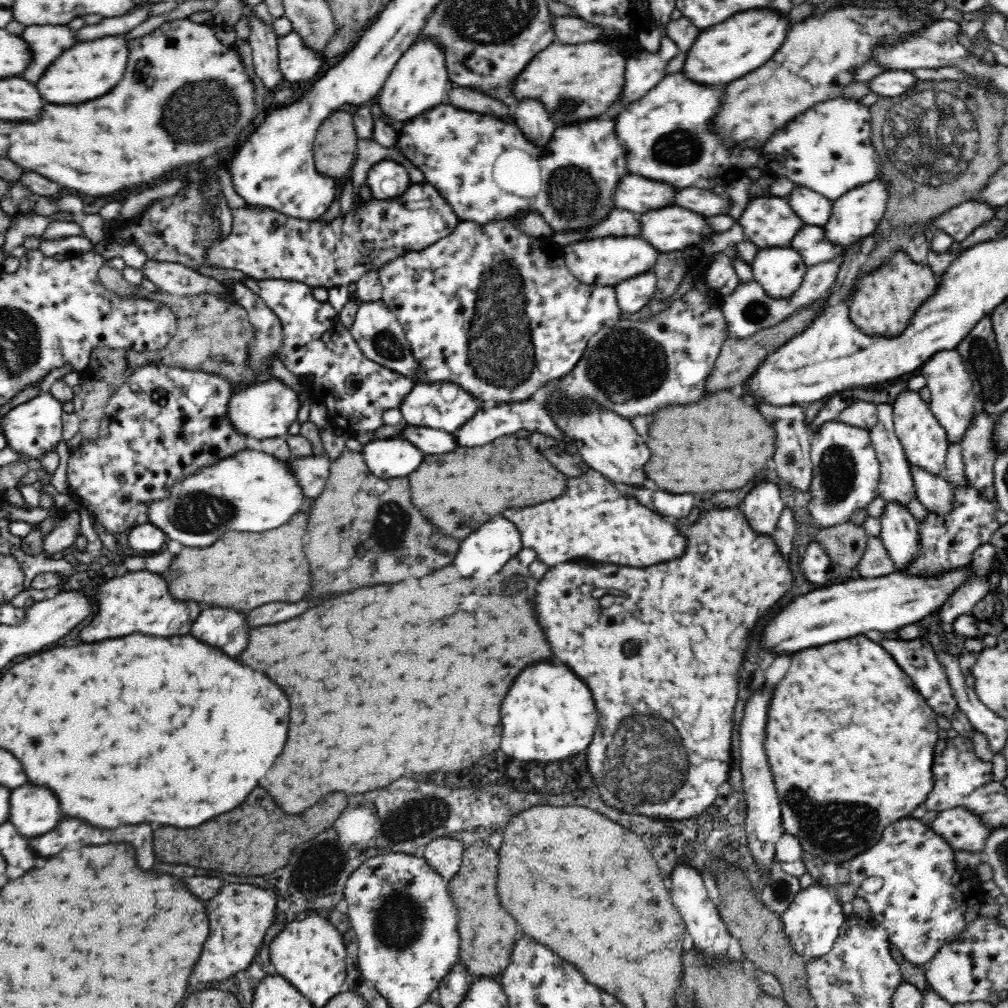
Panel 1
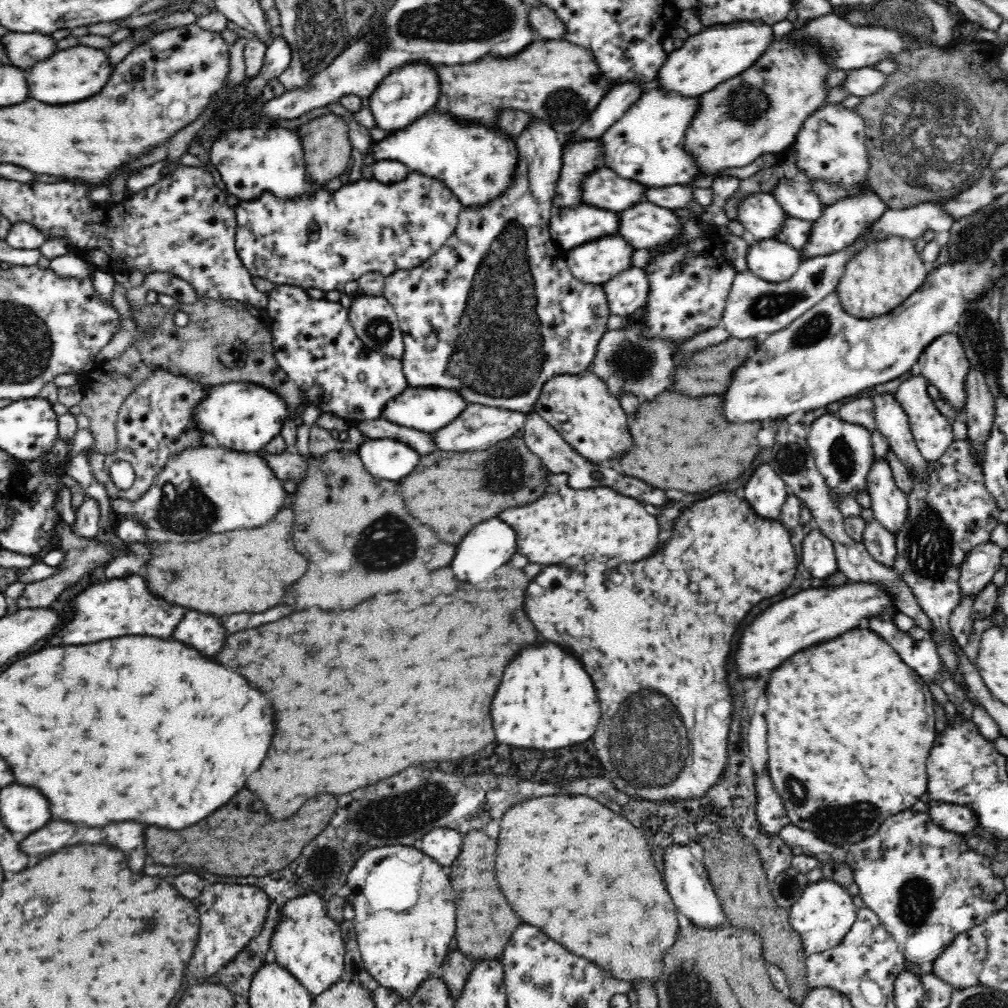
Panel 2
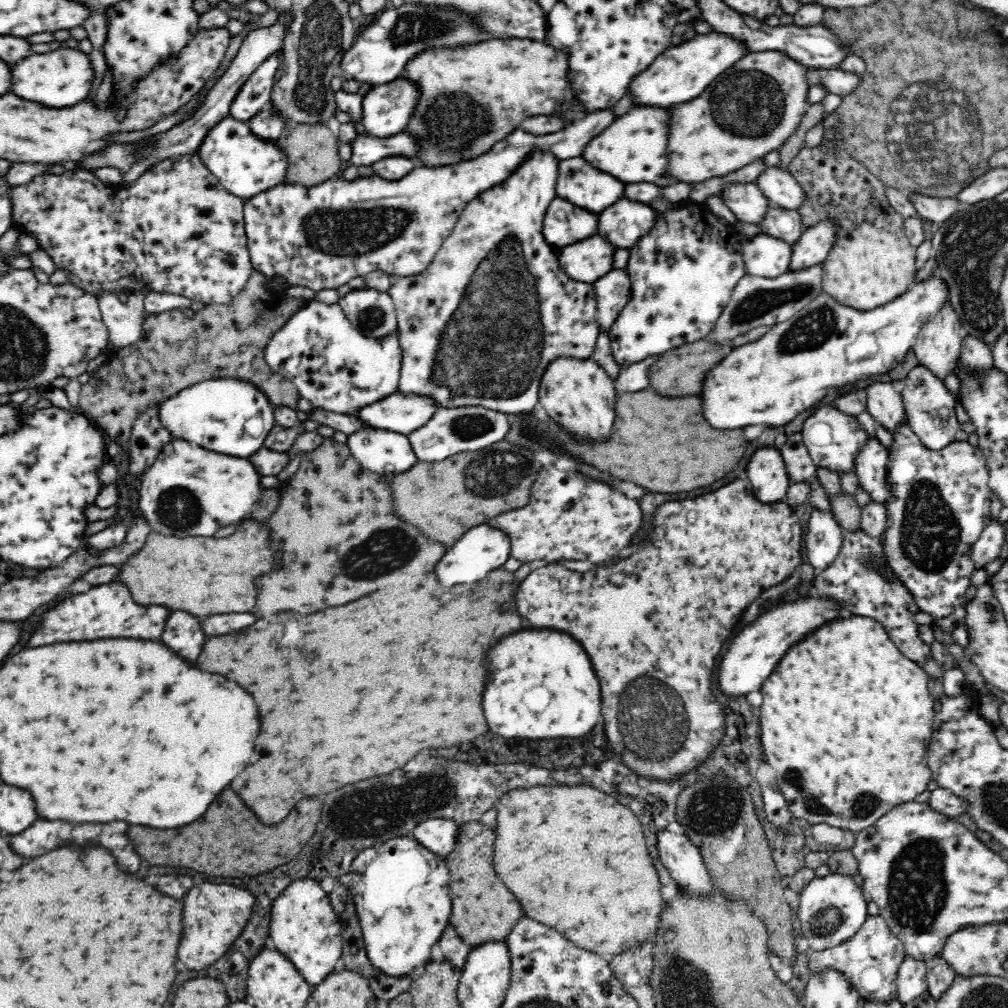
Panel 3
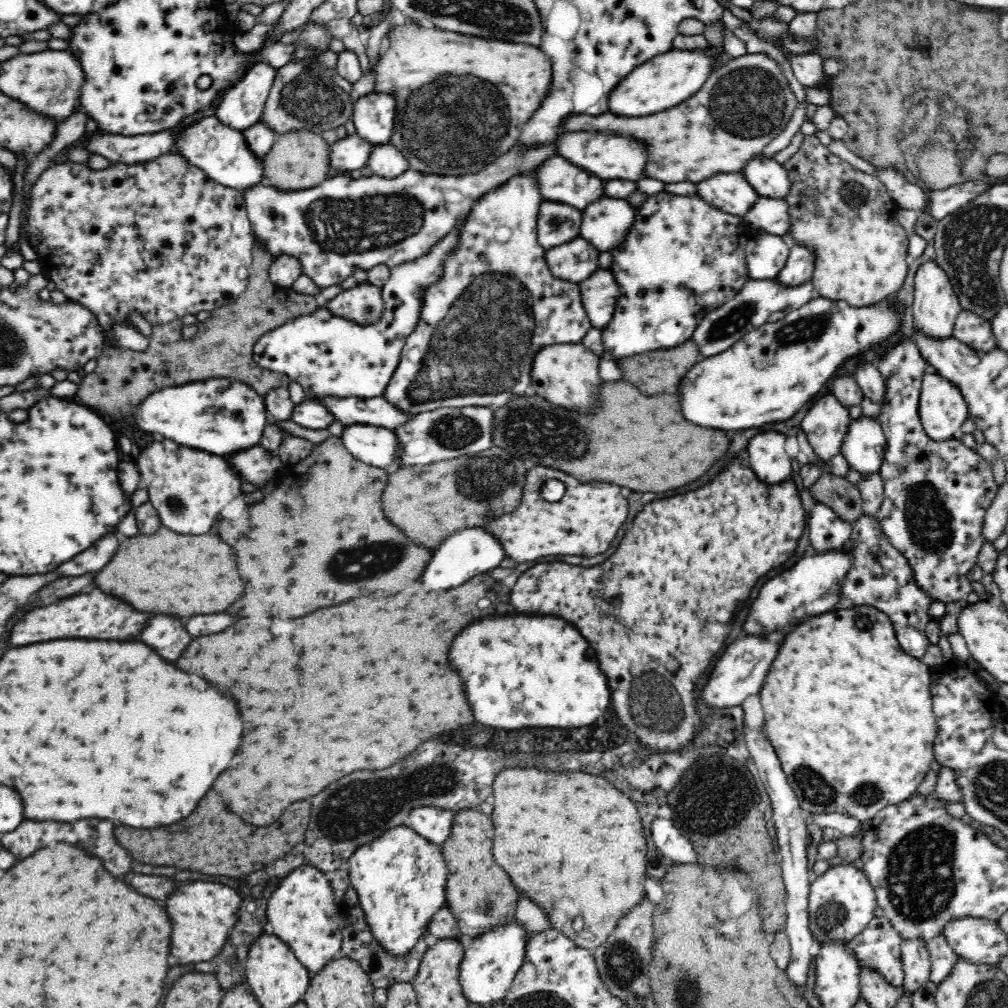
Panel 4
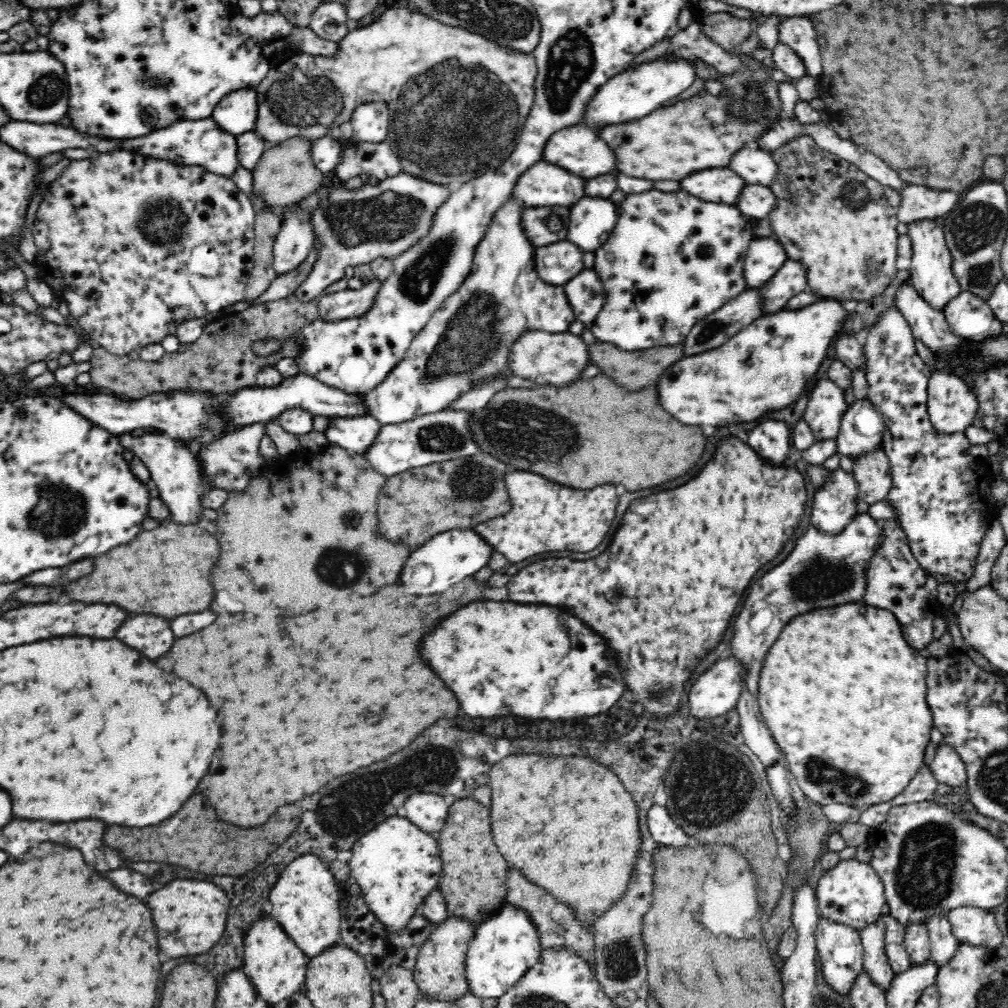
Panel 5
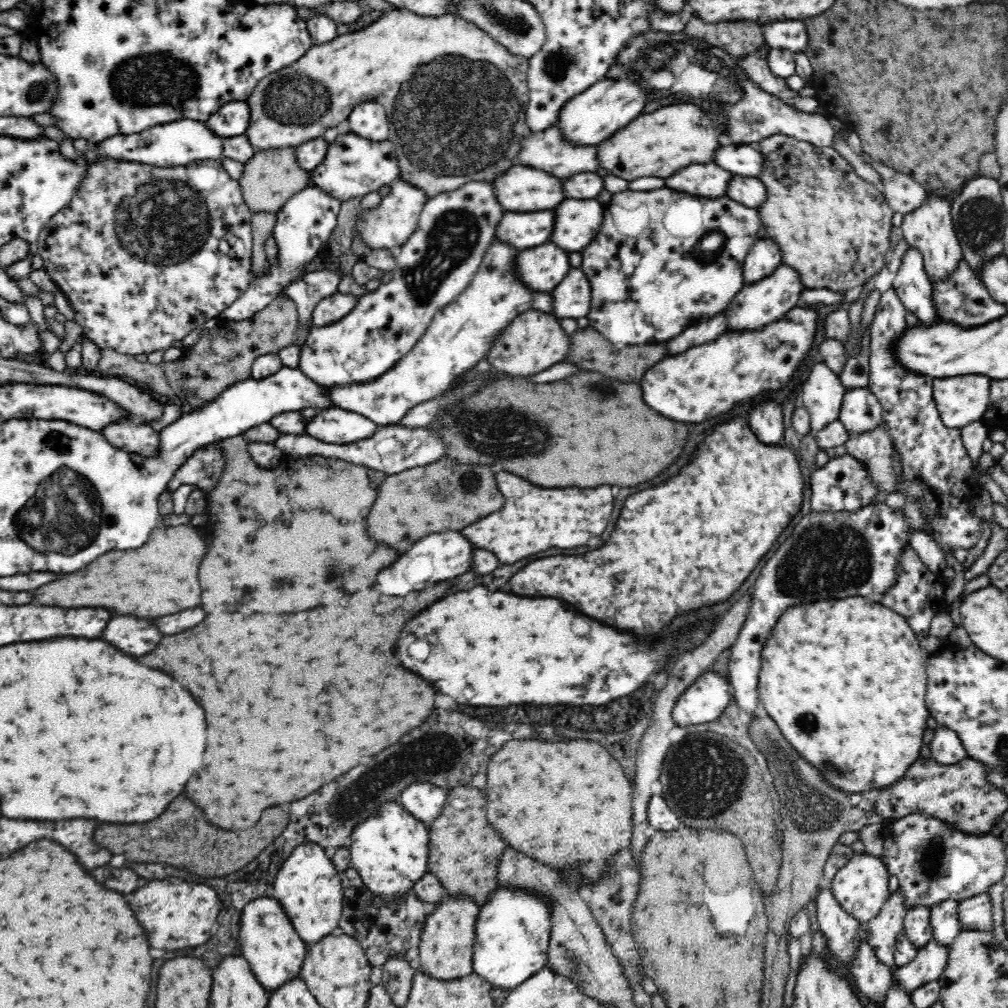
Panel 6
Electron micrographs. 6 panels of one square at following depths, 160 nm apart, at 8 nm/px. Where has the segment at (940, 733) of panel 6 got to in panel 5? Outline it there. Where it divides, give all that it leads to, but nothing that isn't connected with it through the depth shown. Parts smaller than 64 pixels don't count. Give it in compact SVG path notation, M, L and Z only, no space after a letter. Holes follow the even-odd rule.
M944 742L935 750L934 760L929 768L938 783L947 784L952 790L966 782L964 762L958 758L958 753Z

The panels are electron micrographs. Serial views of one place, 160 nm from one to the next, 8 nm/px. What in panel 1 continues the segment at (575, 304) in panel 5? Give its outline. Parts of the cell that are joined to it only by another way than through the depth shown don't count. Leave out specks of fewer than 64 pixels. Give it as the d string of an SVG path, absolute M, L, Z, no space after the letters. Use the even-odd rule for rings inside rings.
M654 271L628 278L615 286L619 307L625 314L633 314L652 303L657 280Z

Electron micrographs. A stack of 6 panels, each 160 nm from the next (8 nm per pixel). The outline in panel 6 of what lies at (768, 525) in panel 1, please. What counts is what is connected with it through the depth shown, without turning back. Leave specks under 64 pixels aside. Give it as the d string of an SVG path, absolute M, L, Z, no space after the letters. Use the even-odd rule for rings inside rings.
M760 402L750 412L750 426L752 432L760 438L760 442L768 446L783 445L784 423L782 406L770 402Z

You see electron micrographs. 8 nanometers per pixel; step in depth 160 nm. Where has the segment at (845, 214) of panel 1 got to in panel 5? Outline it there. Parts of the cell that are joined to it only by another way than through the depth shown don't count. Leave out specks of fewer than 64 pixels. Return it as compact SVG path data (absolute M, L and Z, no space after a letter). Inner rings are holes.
M790 258L784 262L778 272L761 286L761 295L765 302L763 312L773 315L782 311L792 296L804 292L808 284L806 275L805 266L800 261Z

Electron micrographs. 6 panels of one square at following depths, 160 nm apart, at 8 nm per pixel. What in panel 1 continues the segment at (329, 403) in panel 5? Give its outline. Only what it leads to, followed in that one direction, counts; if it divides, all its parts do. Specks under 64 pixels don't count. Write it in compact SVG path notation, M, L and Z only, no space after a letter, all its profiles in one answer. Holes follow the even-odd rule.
M455 382L416 383L399 409L403 420L408 425L428 426L428 428L438 428L438 430L446 430L446 432L456 432L480 410L477 399Z

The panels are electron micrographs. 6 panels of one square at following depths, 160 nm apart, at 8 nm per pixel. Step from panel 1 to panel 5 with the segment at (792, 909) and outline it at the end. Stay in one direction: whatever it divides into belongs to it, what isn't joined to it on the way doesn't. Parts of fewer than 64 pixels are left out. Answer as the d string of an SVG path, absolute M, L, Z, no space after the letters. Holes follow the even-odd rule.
M856 859L842 860L825 871L813 881L819 918L862 930L869 924L876 923L882 914L884 885L870 863L858 862Z

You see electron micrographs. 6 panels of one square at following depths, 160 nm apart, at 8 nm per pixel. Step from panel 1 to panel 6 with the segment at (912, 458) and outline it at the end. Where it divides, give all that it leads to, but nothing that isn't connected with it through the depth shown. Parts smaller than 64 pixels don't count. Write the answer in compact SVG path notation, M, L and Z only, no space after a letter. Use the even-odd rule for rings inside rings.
M981 374L934 378L932 392L944 426L961 429L979 421L988 408L991 381Z

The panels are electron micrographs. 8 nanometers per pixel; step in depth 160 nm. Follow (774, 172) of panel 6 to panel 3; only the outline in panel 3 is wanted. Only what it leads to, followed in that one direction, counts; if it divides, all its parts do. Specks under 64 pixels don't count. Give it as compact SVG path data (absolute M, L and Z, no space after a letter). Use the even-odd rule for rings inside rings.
M818 146L801 147L788 168L806 193L806 202L799 208L802 222L810 227L824 218L833 218L839 226L837 241L823 261L823 292L841 305L861 311L874 310L904 294L914 283L918 271L915 263L917 249L904 232L904 218L890 205L884 183L844 150L838 151L836 155L824 153Z

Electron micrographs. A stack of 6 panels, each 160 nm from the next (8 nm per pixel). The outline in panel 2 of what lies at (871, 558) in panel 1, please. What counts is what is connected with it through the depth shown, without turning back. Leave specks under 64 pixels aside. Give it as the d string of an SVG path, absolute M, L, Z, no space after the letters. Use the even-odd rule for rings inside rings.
M874 518L865 523L863 546L875 562L891 570L896 564L896 538Z

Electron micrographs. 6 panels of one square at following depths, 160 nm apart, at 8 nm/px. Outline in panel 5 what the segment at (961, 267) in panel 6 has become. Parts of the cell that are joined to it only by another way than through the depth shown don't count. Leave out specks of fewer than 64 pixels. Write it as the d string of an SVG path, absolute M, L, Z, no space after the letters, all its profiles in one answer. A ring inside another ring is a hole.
M968 292L954 297L943 310L950 331L964 340L978 342L986 338L1000 338L1002 324L984 300Z

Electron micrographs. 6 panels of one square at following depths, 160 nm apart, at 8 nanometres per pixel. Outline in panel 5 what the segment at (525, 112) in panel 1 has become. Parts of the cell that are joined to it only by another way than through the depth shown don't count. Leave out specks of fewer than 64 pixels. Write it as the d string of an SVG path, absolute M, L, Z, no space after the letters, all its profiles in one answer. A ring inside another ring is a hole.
M512 194L511 198L496 210L484 236L474 248L470 272L462 280L458 290L444 298L440 308L432 314L424 329L412 339L404 358L392 369L384 382L373 391L362 395L367 411L380 421L380 424L396 424L414 420L423 414L440 412L464 393L471 392L472 387L481 387L486 381L496 377L505 379L512 375L508 366L512 345L517 338L530 330L549 334L570 332L570 325L577 320L576 315L569 305L565 288L544 282L537 273L537 247L528 238L523 225L525 208L523 202L518 201Z

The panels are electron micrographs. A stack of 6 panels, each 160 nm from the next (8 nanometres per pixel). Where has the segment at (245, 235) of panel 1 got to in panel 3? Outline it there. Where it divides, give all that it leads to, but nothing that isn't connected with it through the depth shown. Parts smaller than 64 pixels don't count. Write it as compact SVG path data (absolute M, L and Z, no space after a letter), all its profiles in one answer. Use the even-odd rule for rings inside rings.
M613 108L592 110L583 120L574 121L559 132L532 135L517 129L506 134L488 152L478 158L454 164L454 166L415 166L401 179L389 181L376 174L358 176L356 180L328 179L317 186L280 185L256 194L243 204L246 249L253 269L267 279L284 279L286 286L306 286L310 290L337 290L356 276L366 276L375 270L400 277L424 272L434 260L444 239L459 221L464 207L484 190L504 182L534 150L545 150L557 156L558 160L580 157L584 147L617 119Z

